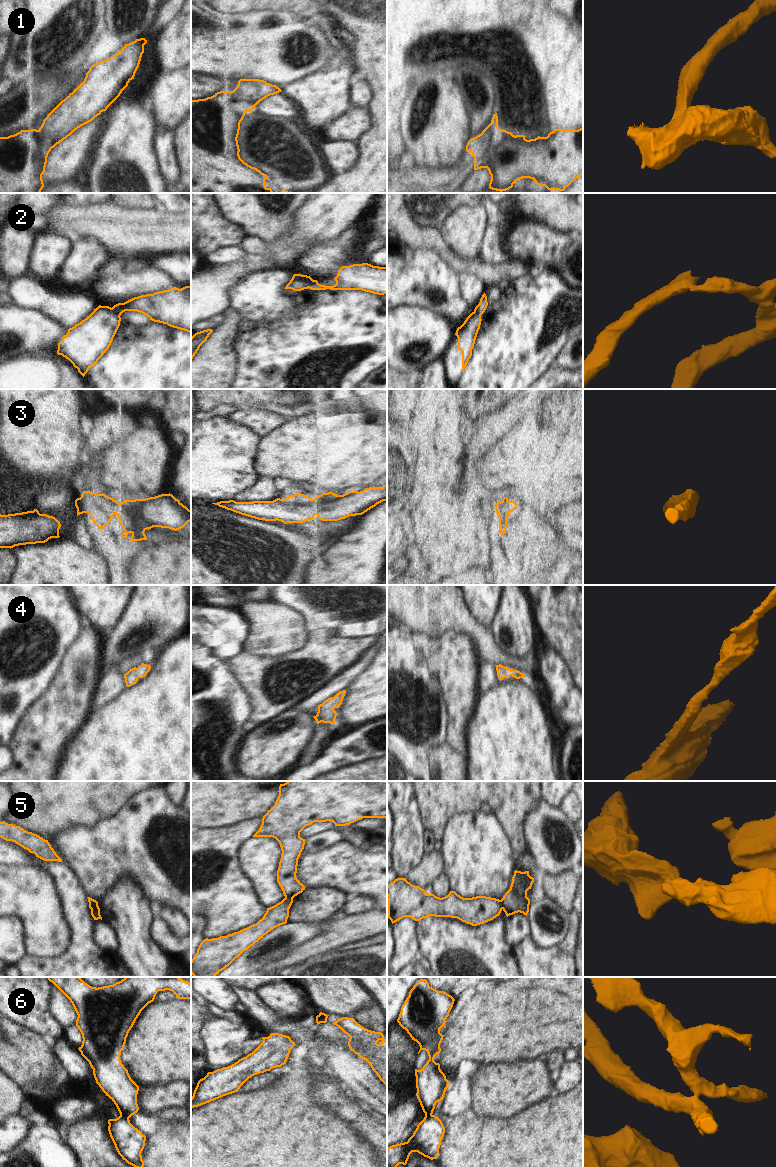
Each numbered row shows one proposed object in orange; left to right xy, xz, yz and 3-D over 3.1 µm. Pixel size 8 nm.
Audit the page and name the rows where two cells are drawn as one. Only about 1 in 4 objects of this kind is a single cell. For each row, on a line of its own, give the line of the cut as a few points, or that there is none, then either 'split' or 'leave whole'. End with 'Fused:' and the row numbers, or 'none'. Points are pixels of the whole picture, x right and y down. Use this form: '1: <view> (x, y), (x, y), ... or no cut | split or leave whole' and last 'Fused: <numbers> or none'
1: yz (498, 127), (495, 134), (482, 148), (482, 154), (475, 160) | split
2: xy (111, 308), (119, 316) | split
3: no cut | leave whole
4: no cut | leave whole
5: xy (97, 904), (96, 908), (91, 911) | split
6: xy (120, 1114), (128, 1118) | split
Fused: 1, 2, 5, 6

